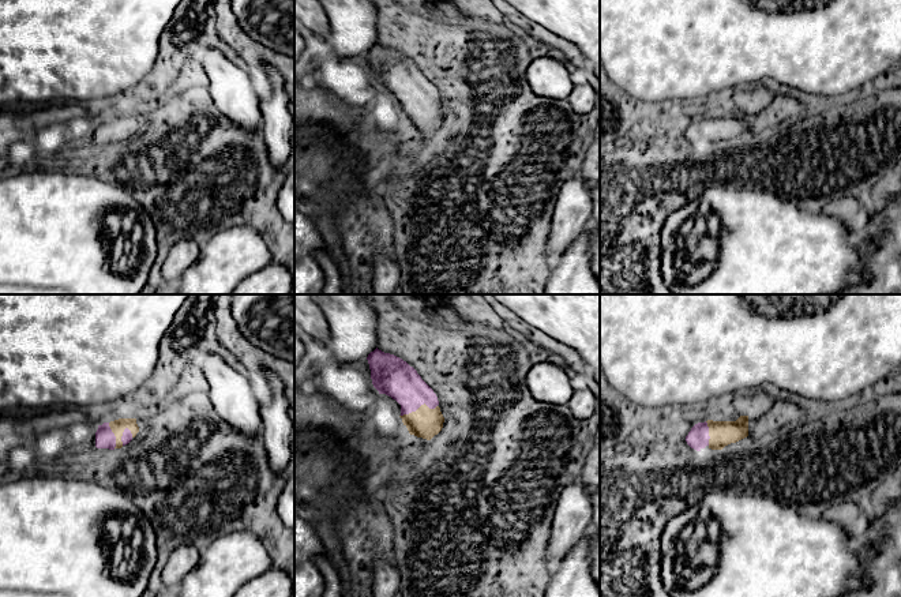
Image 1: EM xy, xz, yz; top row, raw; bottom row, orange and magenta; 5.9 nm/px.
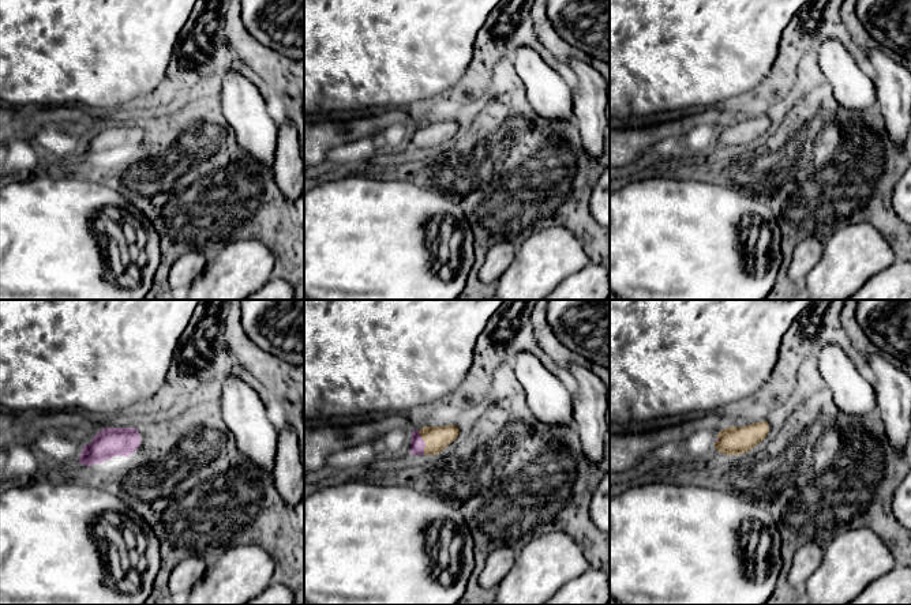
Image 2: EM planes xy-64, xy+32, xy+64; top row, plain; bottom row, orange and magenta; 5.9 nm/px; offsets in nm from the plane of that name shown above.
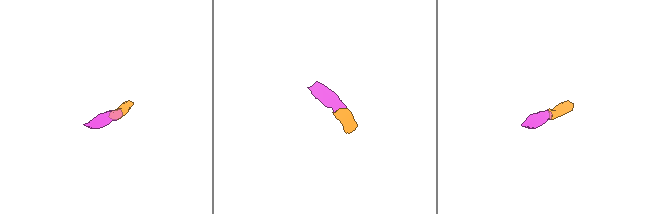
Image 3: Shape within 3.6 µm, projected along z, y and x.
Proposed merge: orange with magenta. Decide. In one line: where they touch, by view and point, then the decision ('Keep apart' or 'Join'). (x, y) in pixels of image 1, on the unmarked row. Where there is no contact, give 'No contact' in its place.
Touches orange at xz (420, 101). Join

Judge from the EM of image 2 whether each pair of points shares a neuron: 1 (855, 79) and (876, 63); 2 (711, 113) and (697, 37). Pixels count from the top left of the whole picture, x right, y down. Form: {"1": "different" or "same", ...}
{"1": "different", "2": "different"}

